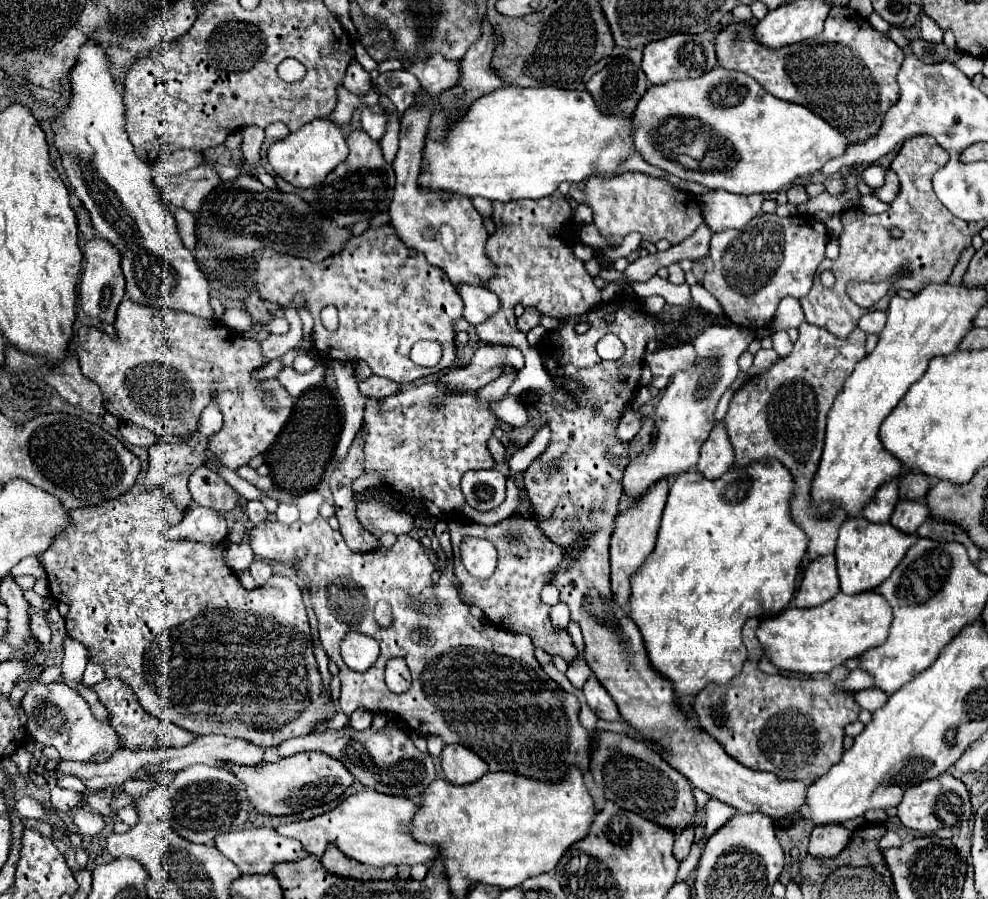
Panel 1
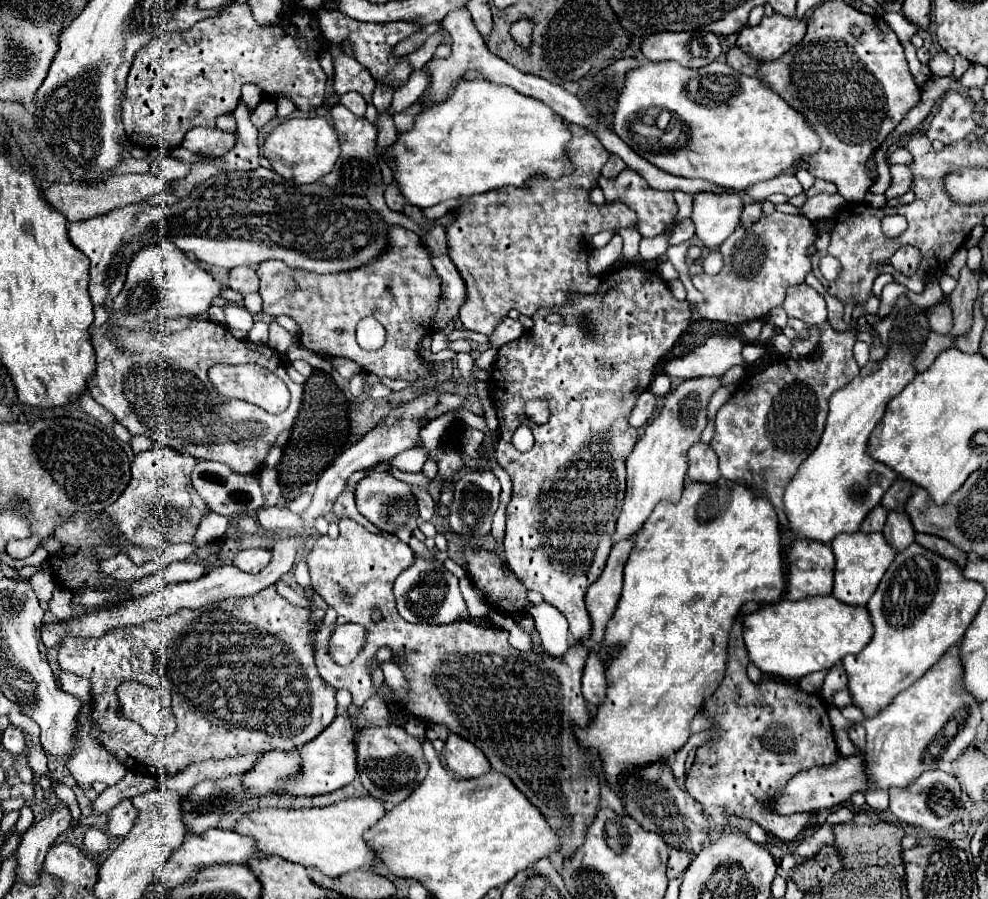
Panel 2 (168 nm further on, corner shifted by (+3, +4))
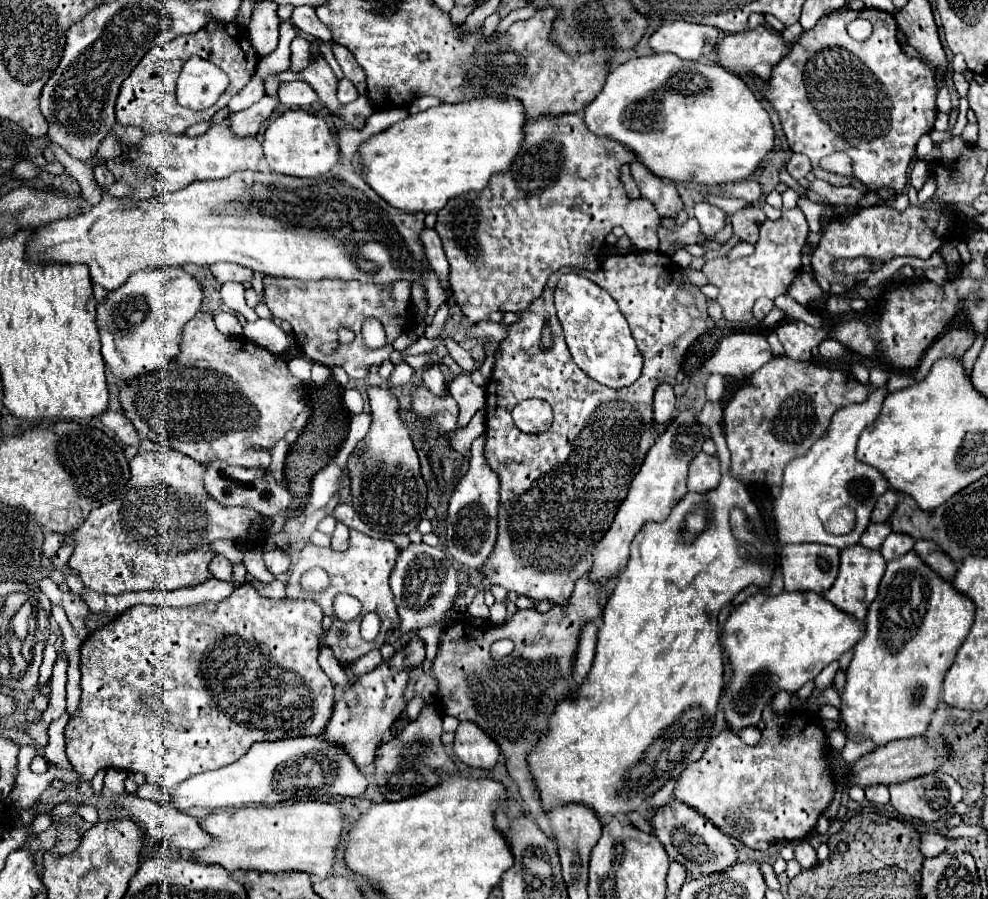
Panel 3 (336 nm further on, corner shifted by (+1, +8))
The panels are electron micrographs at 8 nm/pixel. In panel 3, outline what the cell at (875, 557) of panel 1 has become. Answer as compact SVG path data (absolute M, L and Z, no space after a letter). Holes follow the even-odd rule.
M861 545L847 547L841 551L839 575L837 575L833 587L827 593L823 593L823 597L827 601L831 601L837 609L853 615L859 621L865 621L867 609L873 603L873 599L877 597L877 587L879 587L883 573L885 573L885 559L881 557L879 551L871 551L871 549L865 549Z

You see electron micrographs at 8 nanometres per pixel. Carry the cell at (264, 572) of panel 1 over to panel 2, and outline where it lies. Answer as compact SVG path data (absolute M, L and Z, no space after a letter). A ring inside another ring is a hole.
M247 549L239 551L233 565L247 573L259 573L267 563L271 561L271 551L269 549Z

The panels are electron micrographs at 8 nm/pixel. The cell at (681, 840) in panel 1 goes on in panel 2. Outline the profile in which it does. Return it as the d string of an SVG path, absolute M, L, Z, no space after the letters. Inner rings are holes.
M671 849L671 851L669 851L667 877L669 877L669 879L679 877L679 875L687 869L689 861L691 861L691 855L689 855L689 853L685 853L685 851L681 851L681 849Z

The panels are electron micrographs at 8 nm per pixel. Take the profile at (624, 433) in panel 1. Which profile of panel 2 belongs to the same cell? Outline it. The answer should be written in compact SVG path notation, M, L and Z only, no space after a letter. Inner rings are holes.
M649 391L641 393L641 395L637 397L637 403L635 403L633 411L631 411L629 425L635 427L635 429L643 427L643 425L653 417L653 413L655 413L655 405L657 405L657 399L655 399L653 393L649 393Z

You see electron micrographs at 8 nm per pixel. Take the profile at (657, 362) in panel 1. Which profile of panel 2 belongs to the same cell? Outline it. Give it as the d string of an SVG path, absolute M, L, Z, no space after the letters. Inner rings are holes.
M707 339L703 345L695 347L683 357L669 359L663 365L665 375L675 379L695 379L695 377L711 377L723 375L737 363L743 363L741 357L743 343L739 339Z

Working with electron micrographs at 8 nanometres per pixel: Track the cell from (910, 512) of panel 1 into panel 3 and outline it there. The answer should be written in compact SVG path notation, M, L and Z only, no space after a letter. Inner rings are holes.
M891 533L883 541L883 545L881 545L879 551L881 551L881 555L883 555L885 561L891 561L891 559L897 559L897 557L909 553L913 549L913 543L915 541L911 537L907 537L907 535L903 535L903 533Z

